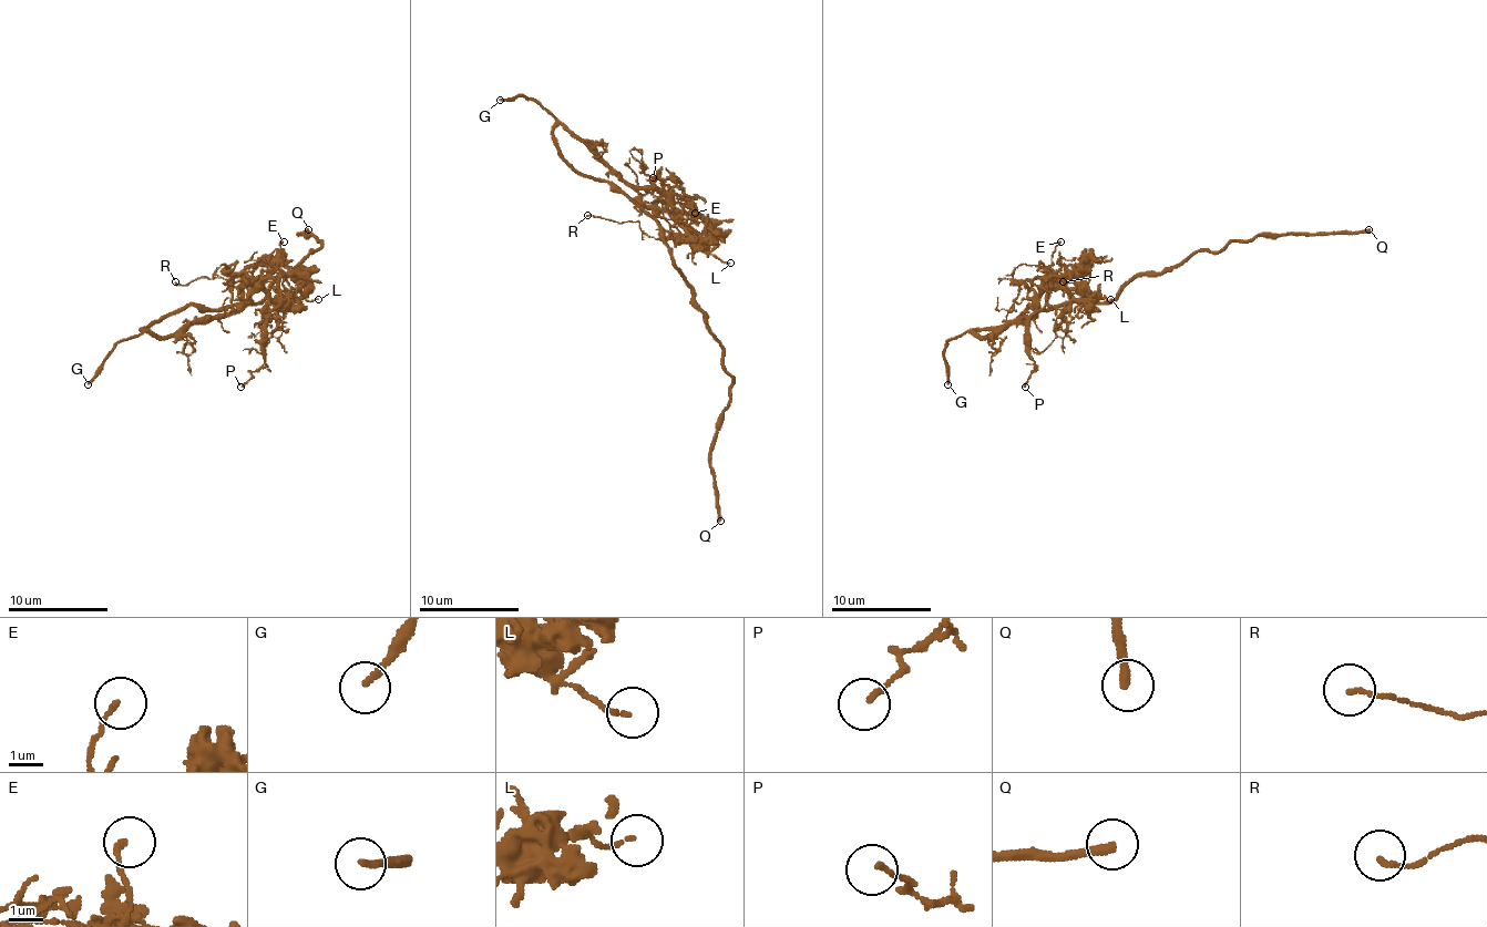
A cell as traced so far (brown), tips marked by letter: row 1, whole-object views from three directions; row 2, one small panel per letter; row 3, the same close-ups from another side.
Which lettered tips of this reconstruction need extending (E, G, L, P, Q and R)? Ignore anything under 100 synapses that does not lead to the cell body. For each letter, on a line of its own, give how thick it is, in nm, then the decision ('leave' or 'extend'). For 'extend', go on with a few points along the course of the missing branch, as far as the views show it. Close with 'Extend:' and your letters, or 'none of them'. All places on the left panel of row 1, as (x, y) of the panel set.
E: 140 nm thick; leave
G: 180 nm thick; leave
L: 110 nm thick; leave
P: 150 nm thick; leave
Q: 280 nm thick; extend; missing branch runs (308, 229), (311, 227), (316, 237), (328, 241), (344, 237), (341, 234), (363, 251), (386, 254)
R: 120 nm thick; leave
Extend: Q

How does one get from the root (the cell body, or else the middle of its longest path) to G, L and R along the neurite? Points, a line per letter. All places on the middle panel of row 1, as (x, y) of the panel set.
G: (603, 182), (582, 175), (560, 152), (552, 132), (555, 120), (545, 110), (522, 94), (514, 100), (500, 100)
L: (603, 182), (560, 152), (552, 132), (560, 124), (627, 182), (655, 187), (677, 219), (730, 263)
R: (603, 182), (560, 152), (560, 124), (627, 182), (655, 187), (670, 233), (655, 239), (637, 223), (587, 215)

